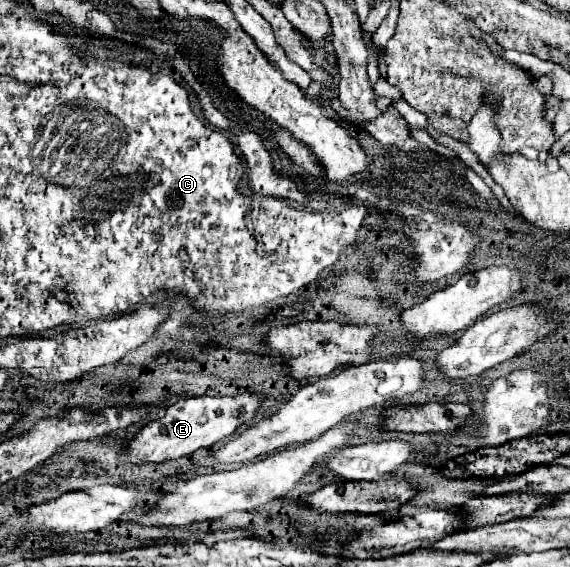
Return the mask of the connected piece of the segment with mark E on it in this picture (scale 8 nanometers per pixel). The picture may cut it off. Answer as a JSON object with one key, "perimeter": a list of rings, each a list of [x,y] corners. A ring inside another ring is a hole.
{"perimeter":[[[251,392],[239,394],[235,398],[225,396],[225,398],[211,398],[211,396],[201,396],[201,398],[185,398],[173,402],[167,412],[157,418],[147,422],[127,444],[127,454],[129,454],[129,464],[143,464],[143,462],[167,462],[175,460],[181,456],[189,456],[199,448],[213,446],[215,442],[231,436],[239,426],[251,424],[257,408],[263,404],[263,398]]]}

